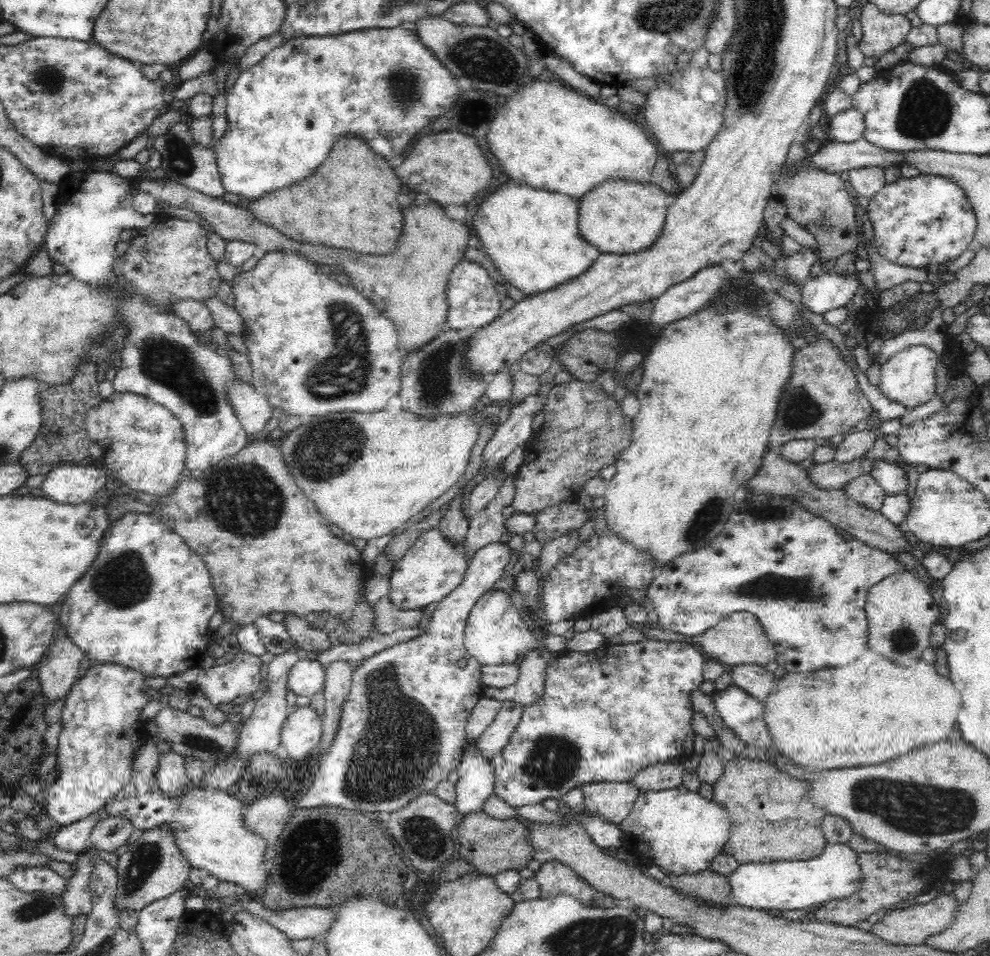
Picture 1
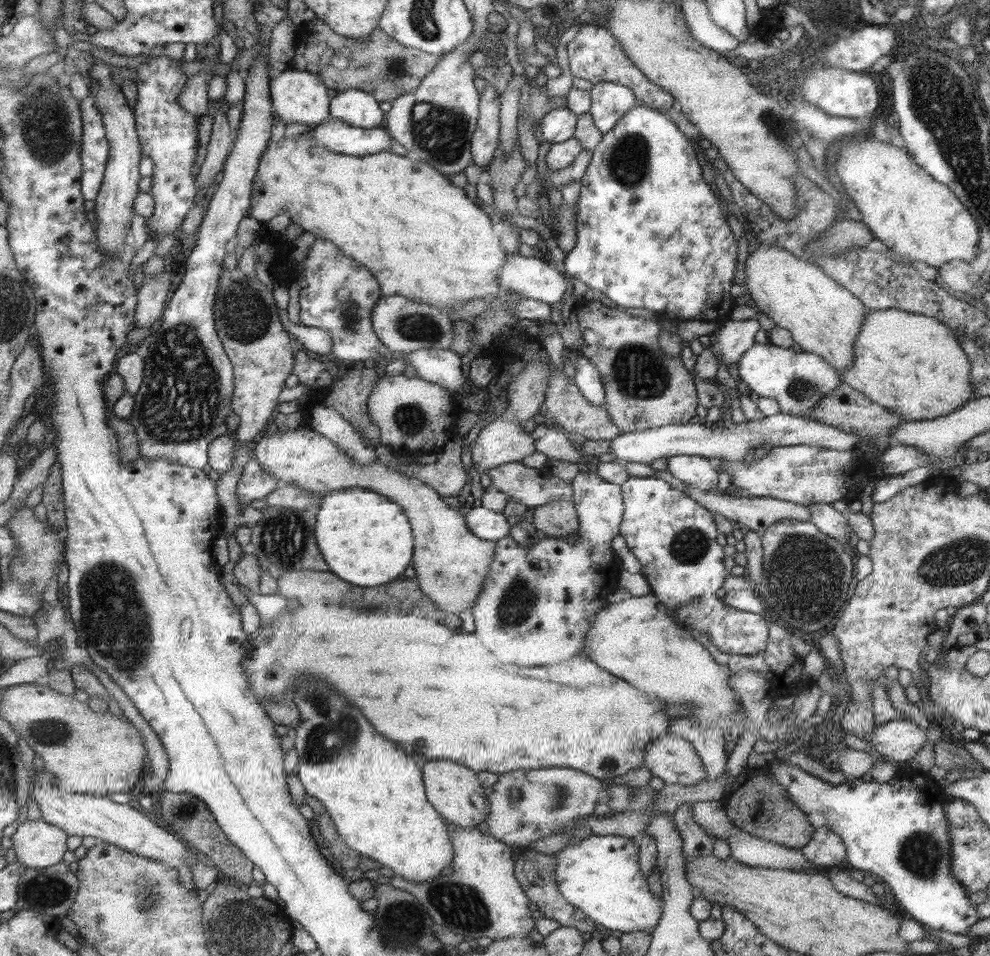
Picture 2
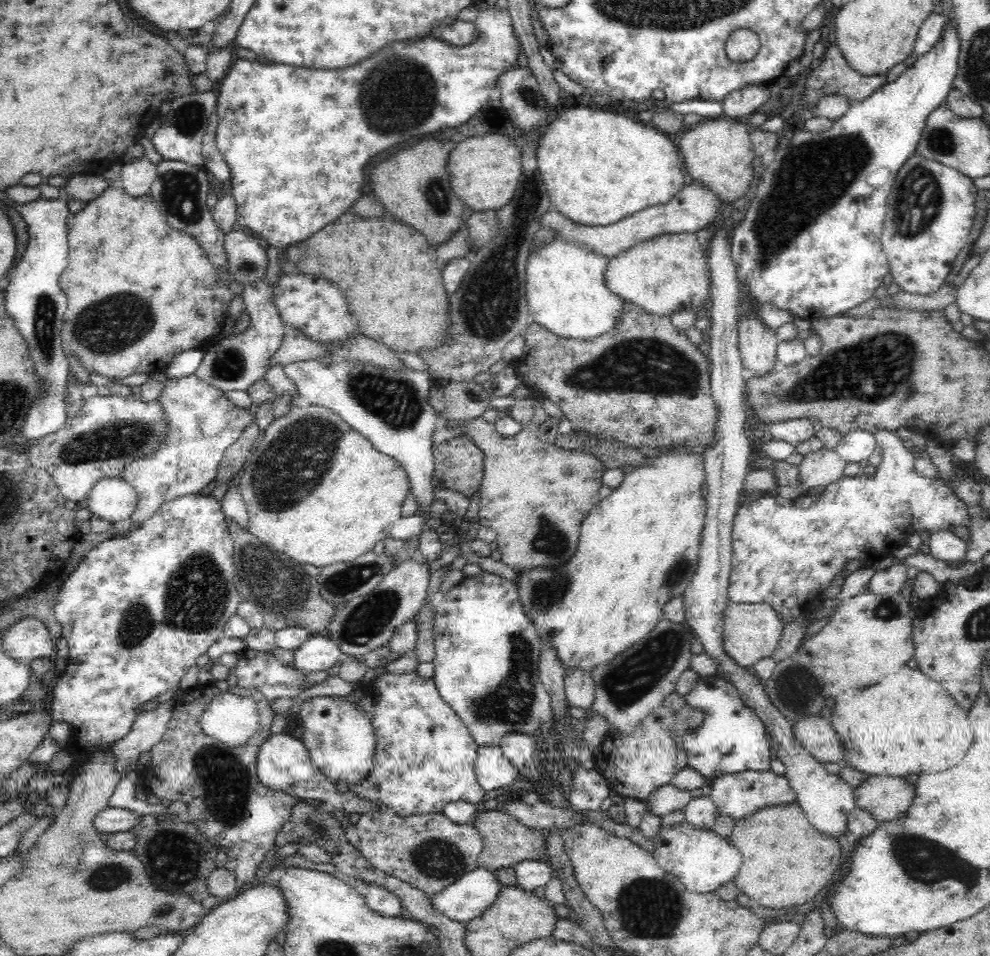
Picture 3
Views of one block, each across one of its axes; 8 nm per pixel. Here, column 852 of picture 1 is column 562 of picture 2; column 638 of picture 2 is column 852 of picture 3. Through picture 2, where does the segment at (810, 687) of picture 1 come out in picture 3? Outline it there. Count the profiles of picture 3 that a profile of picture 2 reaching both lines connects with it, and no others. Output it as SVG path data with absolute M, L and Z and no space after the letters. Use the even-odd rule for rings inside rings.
M904 665L903 667L899 667L897 674L890 674L881 680L882 682L877 681L878 684L874 684L874 686L864 687L860 690L846 690L846 692L842 692L838 698L834 698L836 700L836 706L834 706L832 715L828 718L833 729L836 731L837 737L840 738L841 745L844 746L846 751L845 764L872 776L892 775L894 777L904 777L907 774L919 775L954 768L954 766L960 762L960 759L967 754L968 748L973 742L973 733L967 722L967 713L963 708L960 707L959 704L956 704L952 696L950 696L943 687L940 687L935 680L928 679L928 676L924 675L919 668L911 669L907 665Z

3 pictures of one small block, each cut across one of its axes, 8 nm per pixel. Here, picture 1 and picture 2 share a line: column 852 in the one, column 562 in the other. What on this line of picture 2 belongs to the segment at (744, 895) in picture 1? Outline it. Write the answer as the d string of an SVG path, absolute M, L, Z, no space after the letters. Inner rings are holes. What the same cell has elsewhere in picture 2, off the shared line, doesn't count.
M591 834L580 840L578 845L565 845L553 856L560 893L594 923L623 934L649 933L660 920L663 904L651 892L642 873L636 841L622 836Z

